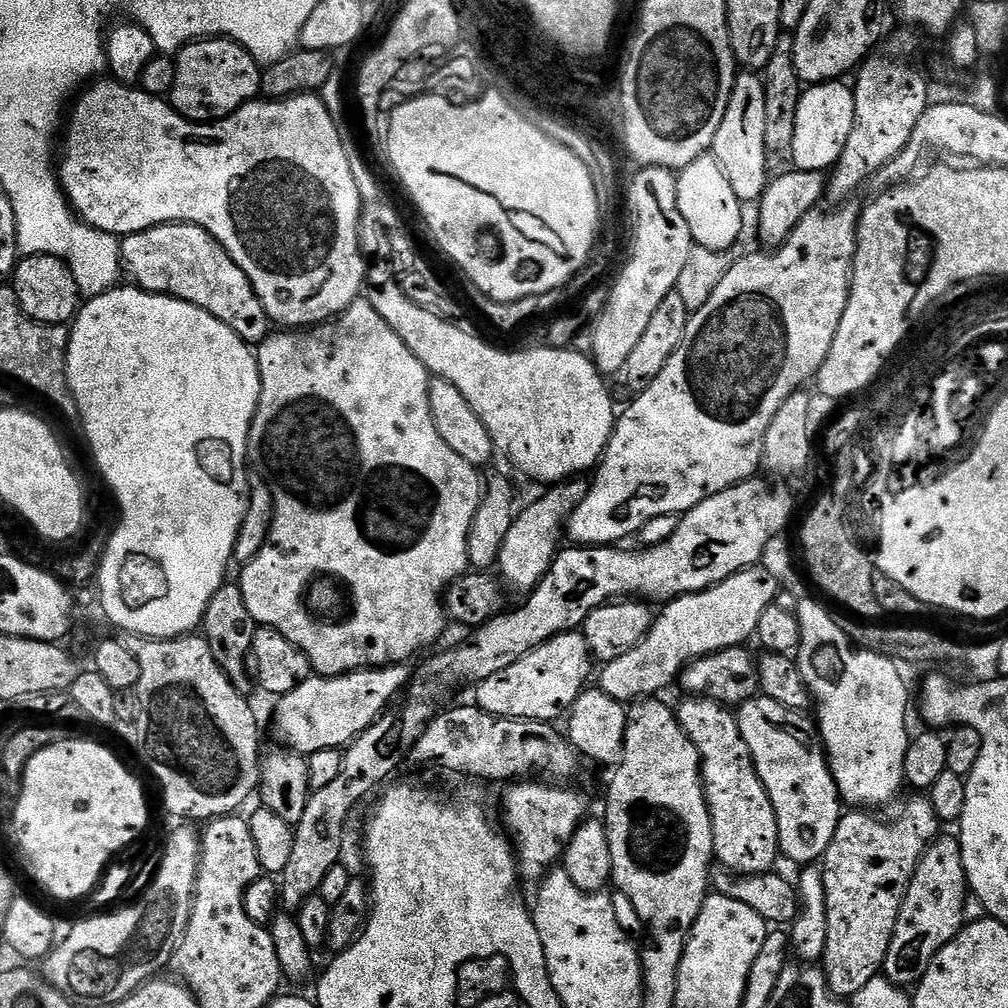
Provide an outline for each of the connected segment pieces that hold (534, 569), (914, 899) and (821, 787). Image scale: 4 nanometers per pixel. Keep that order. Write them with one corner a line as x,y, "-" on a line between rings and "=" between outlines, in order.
569,478
557,482
547,489
545,496
538,497
529,508
521,507
517,511
516,520
510,526
510,534
506,534
506,542
502,542
498,561
498,572
505,585
513,584
518,591
528,594
551,570
552,562
561,547
560,536
562,540
573,510
582,502
582,498
586,498
588,485
589,481
584,478
=
955,835
937,836
920,857
916,873
912,876
902,906
898,910
898,922
894,926
890,950
882,969
882,975
891,984
915,986
920,983
930,962
964,927
964,907
969,894
959,839
=
767,698
745,700
739,705
738,719
740,733
750,750
752,761
758,770
758,778
762,778
766,794
778,818
780,856
793,860
796,866
815,865
830,846
830,838
834,838
834,830
838,830
838,822
842,815
840,791
836,789
832,768
828,765
824,742
820,739
817,725
805,713
795,712

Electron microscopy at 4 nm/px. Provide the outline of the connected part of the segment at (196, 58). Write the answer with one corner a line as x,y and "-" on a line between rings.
201,38
184,45
175,57
176,73
174,86
170,93
170,103
180,115
193,122
211,122
222,120
237,112
243,104
251,104
260,96
261,65
245,48
235,40
227,38

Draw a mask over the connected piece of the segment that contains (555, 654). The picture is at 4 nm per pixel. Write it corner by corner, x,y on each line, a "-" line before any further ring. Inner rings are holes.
583,631
563,632
518,658
514,666
506,666
506,670
498,670
498,674
481,680
475,685
474,700
478,707
495,716
505,716
511,720
556,722
585,691
592,664
594,657

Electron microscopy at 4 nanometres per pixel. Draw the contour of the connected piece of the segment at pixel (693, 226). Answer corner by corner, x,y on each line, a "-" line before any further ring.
705,154
679,171
676,181
678,208
690,227
693,243
710,250
728,249
742,230
742,202
737,198
716,157

